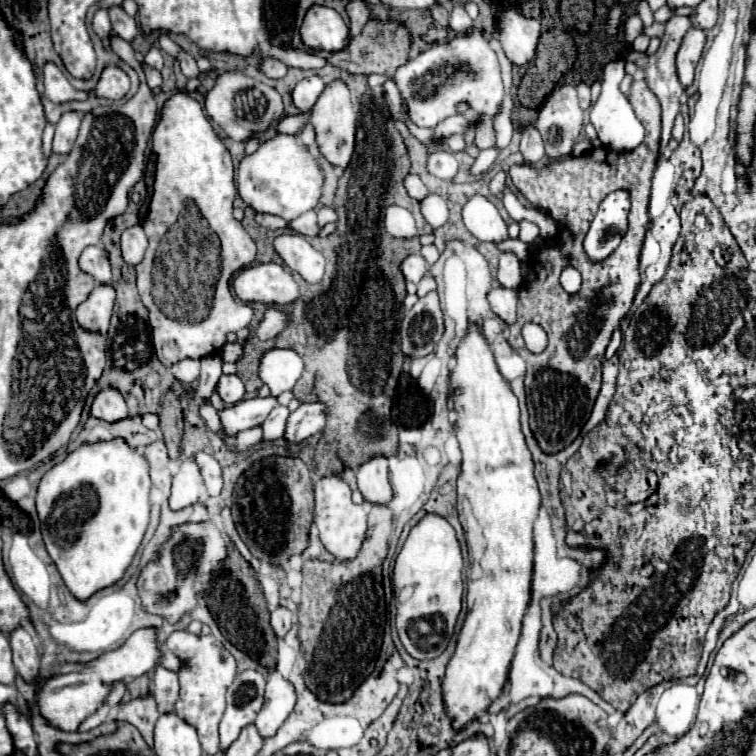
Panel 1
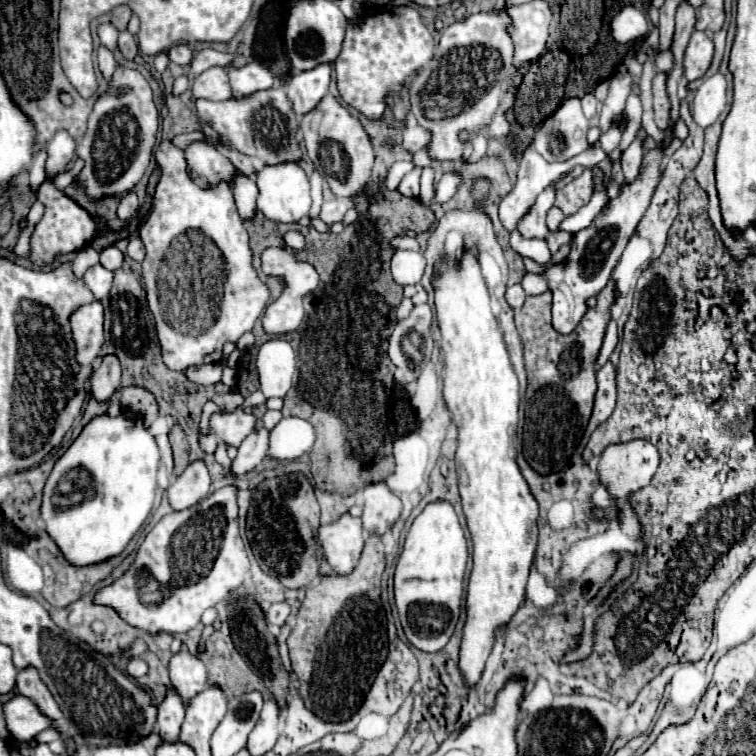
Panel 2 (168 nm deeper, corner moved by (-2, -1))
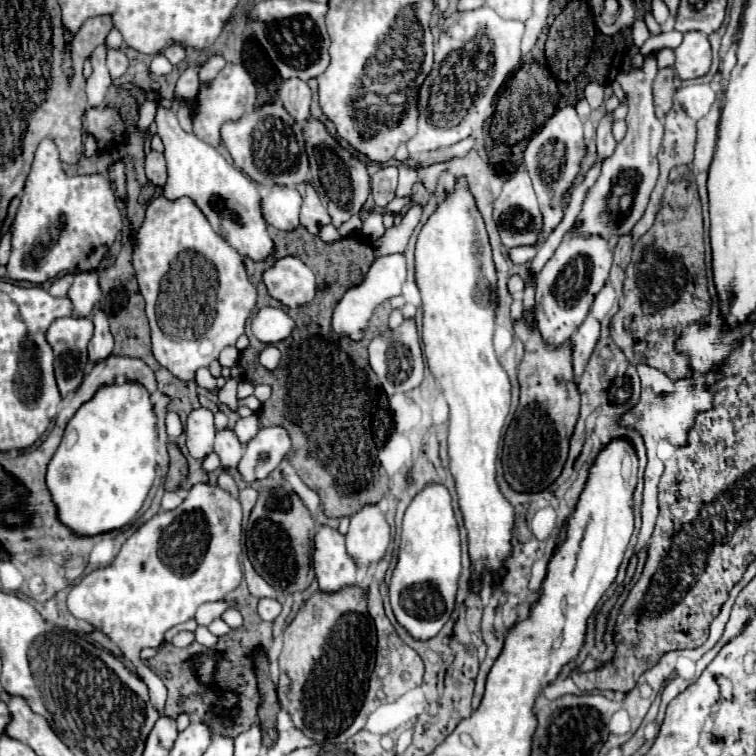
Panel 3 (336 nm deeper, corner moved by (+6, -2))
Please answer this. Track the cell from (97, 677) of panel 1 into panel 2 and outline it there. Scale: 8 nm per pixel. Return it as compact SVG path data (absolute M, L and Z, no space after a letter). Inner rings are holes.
M21 694L3 704L3 716L7 722L7 730L17 742L29 742L39 732L51 726L49 718L45 718L39 708Z

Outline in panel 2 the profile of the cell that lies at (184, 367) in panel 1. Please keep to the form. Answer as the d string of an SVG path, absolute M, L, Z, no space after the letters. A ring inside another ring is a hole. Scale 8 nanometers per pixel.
M207 364L207 366L199 366L199 368L189 368L185 372L185 376L195 384L211 386L211 384L221 382L221 372L223 372L221 364Z

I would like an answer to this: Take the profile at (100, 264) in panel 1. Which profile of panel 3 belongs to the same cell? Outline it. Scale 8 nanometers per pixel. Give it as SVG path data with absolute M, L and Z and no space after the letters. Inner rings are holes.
M95 271L75 273L75 281L73 281L67 297L73 301L75 315L87 317L95 309L95 305L99 303L99 297L101 297L97 273Z

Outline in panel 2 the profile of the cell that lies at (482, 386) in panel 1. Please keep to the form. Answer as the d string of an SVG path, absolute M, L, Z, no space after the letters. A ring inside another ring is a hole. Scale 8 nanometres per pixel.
M467 248L459 262L449 264L441 258L433 270L435 288L435 314L441 328L441 354L445 360L443 372L443 396L453 412L459 428L459 446L455 454L459 492L463 500L463 512L473 542L473 570L467 586L467 622L463 628L459 668L469 686L477 684L485 668L487 656L493 646L493 632L505 626L517 612L525 598L525 586L533 564L537 546L537 502L517 468L517 425L519 422L519 380L509 362L509 354L503 336L497 328L497 316L491 302L491 292L481 274L477 252Z

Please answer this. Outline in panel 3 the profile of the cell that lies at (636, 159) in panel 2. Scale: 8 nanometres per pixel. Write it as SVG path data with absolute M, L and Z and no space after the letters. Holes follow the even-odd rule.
M651 53L651 57L645 57L639 69L631 69L629 73L617 73L615 77L615 81L621 85L629 101L629 113L625 117L627 135L615 147L615 153L603 161L601 177L591 187L583 203L583 209L579 213L579 219L583 221L583 225L577 229L583 235L603 235L605 239L611 239L615 243L621 235L631 233L633 225L641 219L647 207L649 195L659 175L657 153L663 141L663 123L655 119L655 113L653 113L651 85L653 85L655 73L657 73L657 53Z

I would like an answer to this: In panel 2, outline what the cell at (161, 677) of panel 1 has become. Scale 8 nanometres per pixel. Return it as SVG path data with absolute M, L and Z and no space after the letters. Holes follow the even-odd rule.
M169 690L163 704L159 704L159 714L157 714L157 730L161 740L177 742L183 718L185 718L185 708L179 692Z

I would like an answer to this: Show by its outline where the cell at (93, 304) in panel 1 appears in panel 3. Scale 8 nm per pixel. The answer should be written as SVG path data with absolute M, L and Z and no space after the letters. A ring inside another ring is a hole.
M91 317L55 319L47 331L47 341L55 351L55 377L59 391L65 397L81 383L87 365L87 343L93 335Z

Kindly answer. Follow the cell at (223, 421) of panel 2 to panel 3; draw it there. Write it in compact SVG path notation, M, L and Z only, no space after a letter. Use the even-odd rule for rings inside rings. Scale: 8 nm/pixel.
M219 429L215 435L215 453L221 457L221 465L225 469L237 467L239 459L243 457L243 449L241 443L237 439L237 435L231 429Z

